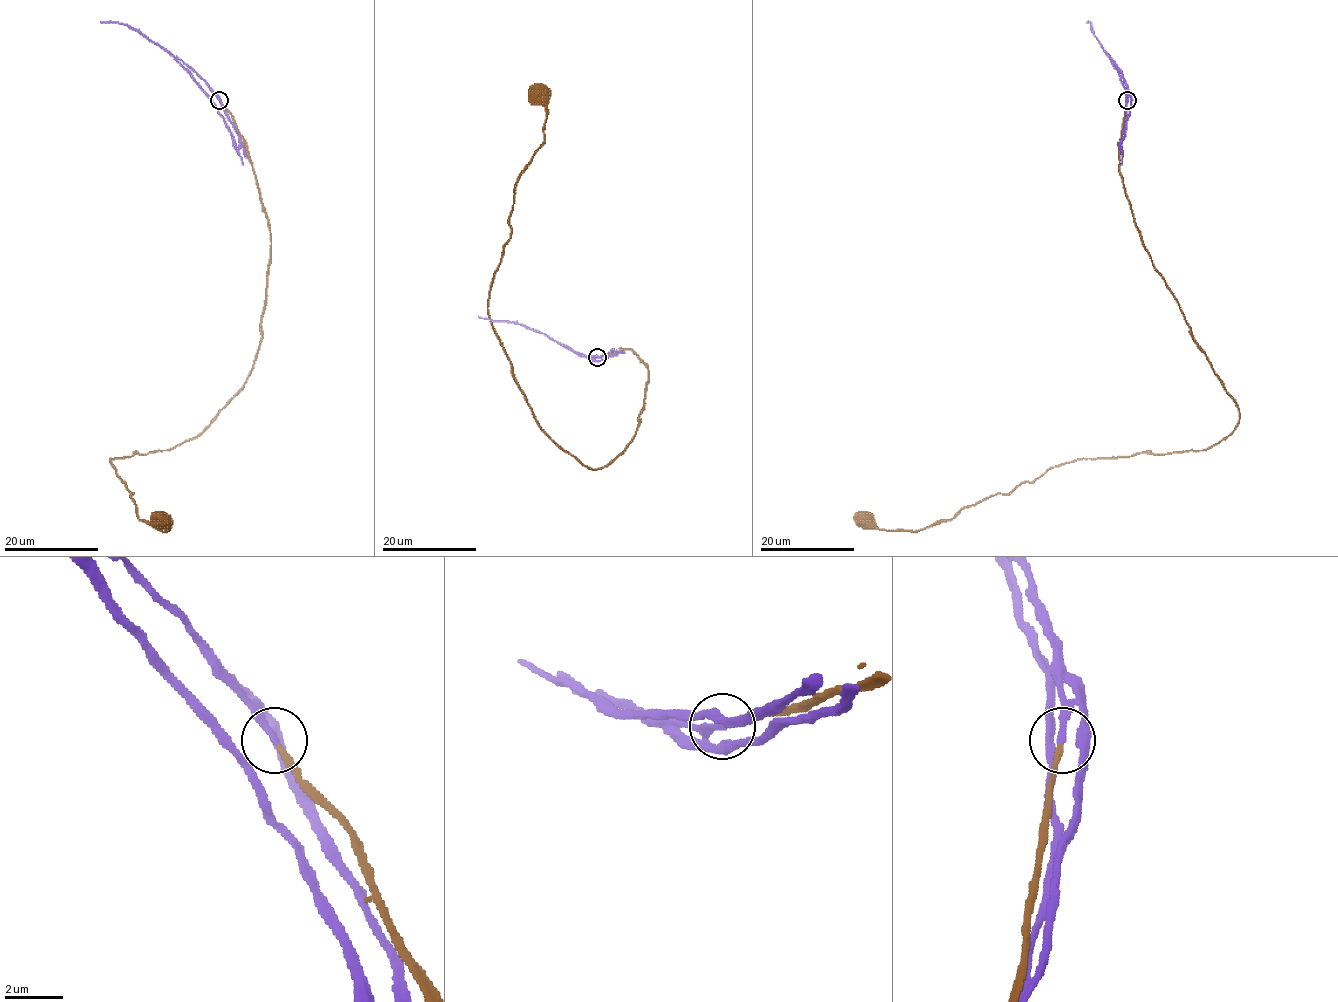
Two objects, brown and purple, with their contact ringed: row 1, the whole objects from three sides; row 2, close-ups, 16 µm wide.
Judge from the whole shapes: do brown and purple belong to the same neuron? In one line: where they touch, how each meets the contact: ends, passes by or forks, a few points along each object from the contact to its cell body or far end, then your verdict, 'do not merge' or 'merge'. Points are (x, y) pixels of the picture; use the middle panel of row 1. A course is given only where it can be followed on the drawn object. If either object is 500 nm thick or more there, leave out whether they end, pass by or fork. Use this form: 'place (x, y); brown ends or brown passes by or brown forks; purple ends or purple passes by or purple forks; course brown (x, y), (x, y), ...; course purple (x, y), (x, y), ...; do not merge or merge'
place (597, 357); brown ends; purple ends; course brown (597, 358), (631, 349), (649, 381), (636, 434), (588, 469), (541, 428), (487, 308), (544, 142), (538, 96); course purple (597, 358), (586, 358), (544, 333), (478, 315); merge

